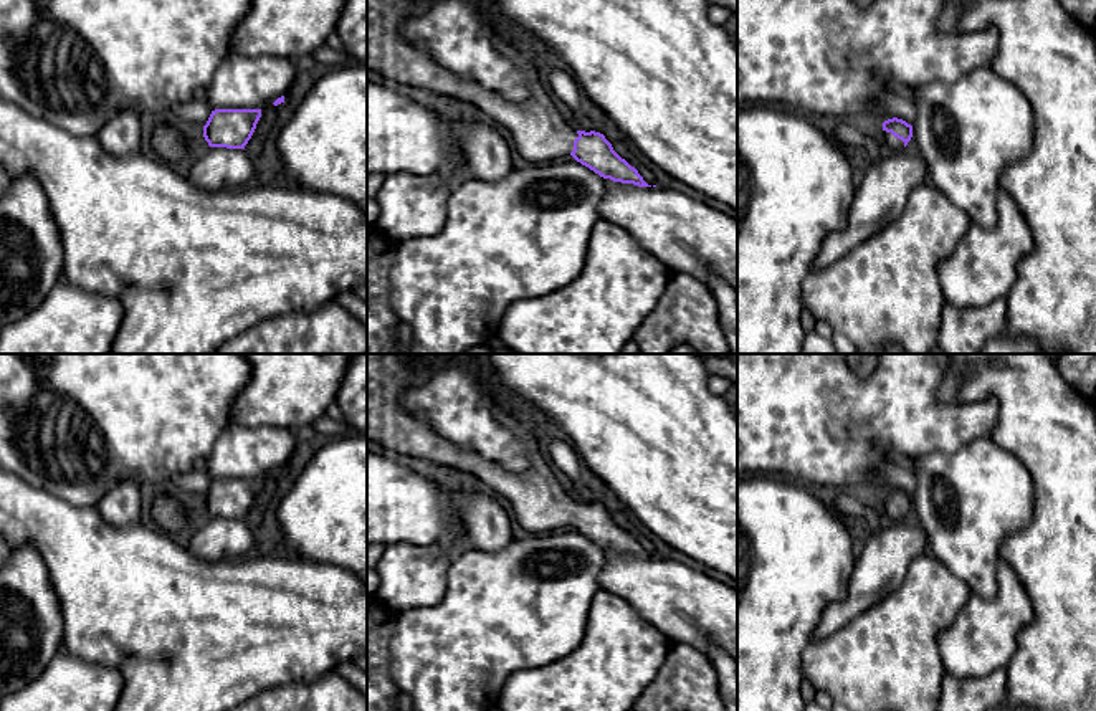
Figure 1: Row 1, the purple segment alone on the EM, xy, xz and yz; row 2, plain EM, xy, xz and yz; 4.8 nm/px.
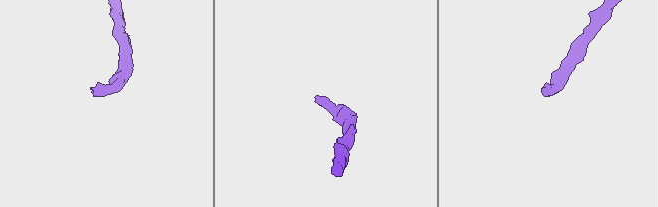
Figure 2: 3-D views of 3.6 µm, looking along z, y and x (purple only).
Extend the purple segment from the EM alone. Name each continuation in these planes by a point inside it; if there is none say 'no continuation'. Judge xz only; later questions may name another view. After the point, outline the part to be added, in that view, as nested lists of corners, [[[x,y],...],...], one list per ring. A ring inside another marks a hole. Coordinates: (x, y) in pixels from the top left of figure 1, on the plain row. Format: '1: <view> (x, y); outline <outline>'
1: xz (539, 503); outline [[[367,354],[367,440],[476,476],[512,503],[514,519],[532,534],[569,526],[579,499],[552,480],[537,440],[511,418],[504,418],[506,425],[529,443],[531,466],[524,473],[512,473],[471,448],[441,438],[420,413],[402,405],[403,390],[428,380],[433,369],[450,357],[451,354]]]

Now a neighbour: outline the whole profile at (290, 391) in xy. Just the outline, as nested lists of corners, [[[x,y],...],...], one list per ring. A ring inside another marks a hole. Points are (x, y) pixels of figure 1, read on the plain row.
[[[241,354],[251,375],[230,408],[230,422],[298,432],[336,402],[352,354]]]

